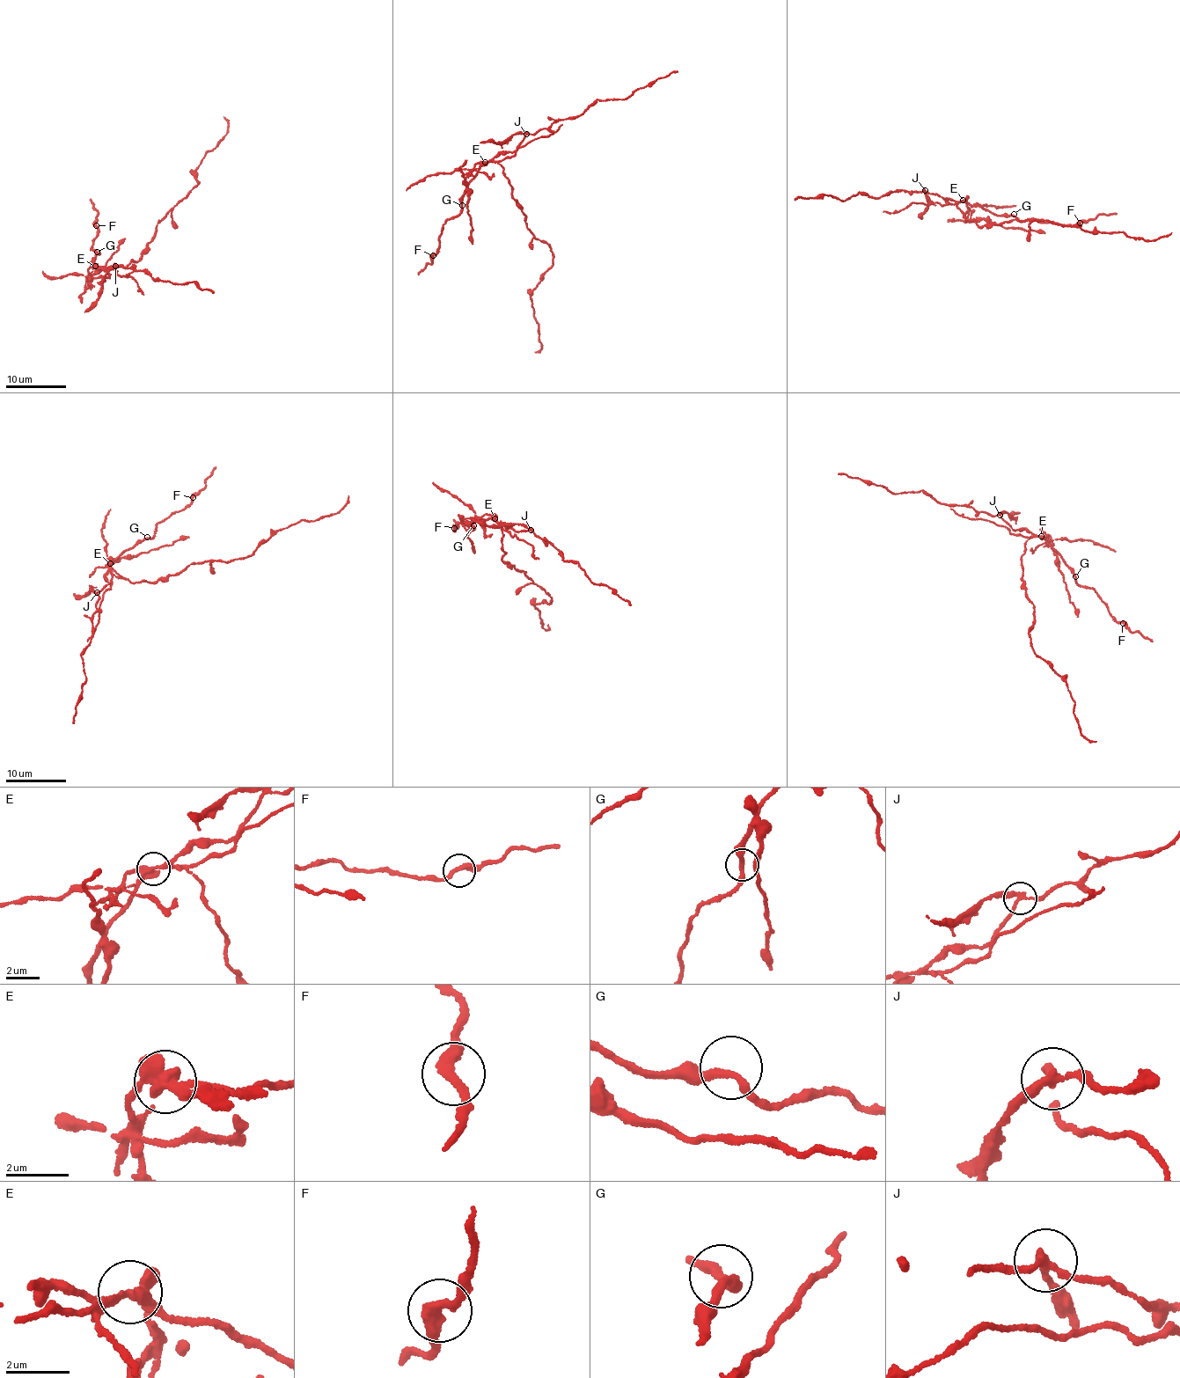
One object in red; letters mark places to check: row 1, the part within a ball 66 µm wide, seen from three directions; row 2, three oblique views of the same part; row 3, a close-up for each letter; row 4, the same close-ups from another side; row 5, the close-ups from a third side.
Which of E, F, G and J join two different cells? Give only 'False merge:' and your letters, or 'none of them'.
False merge: E, J

